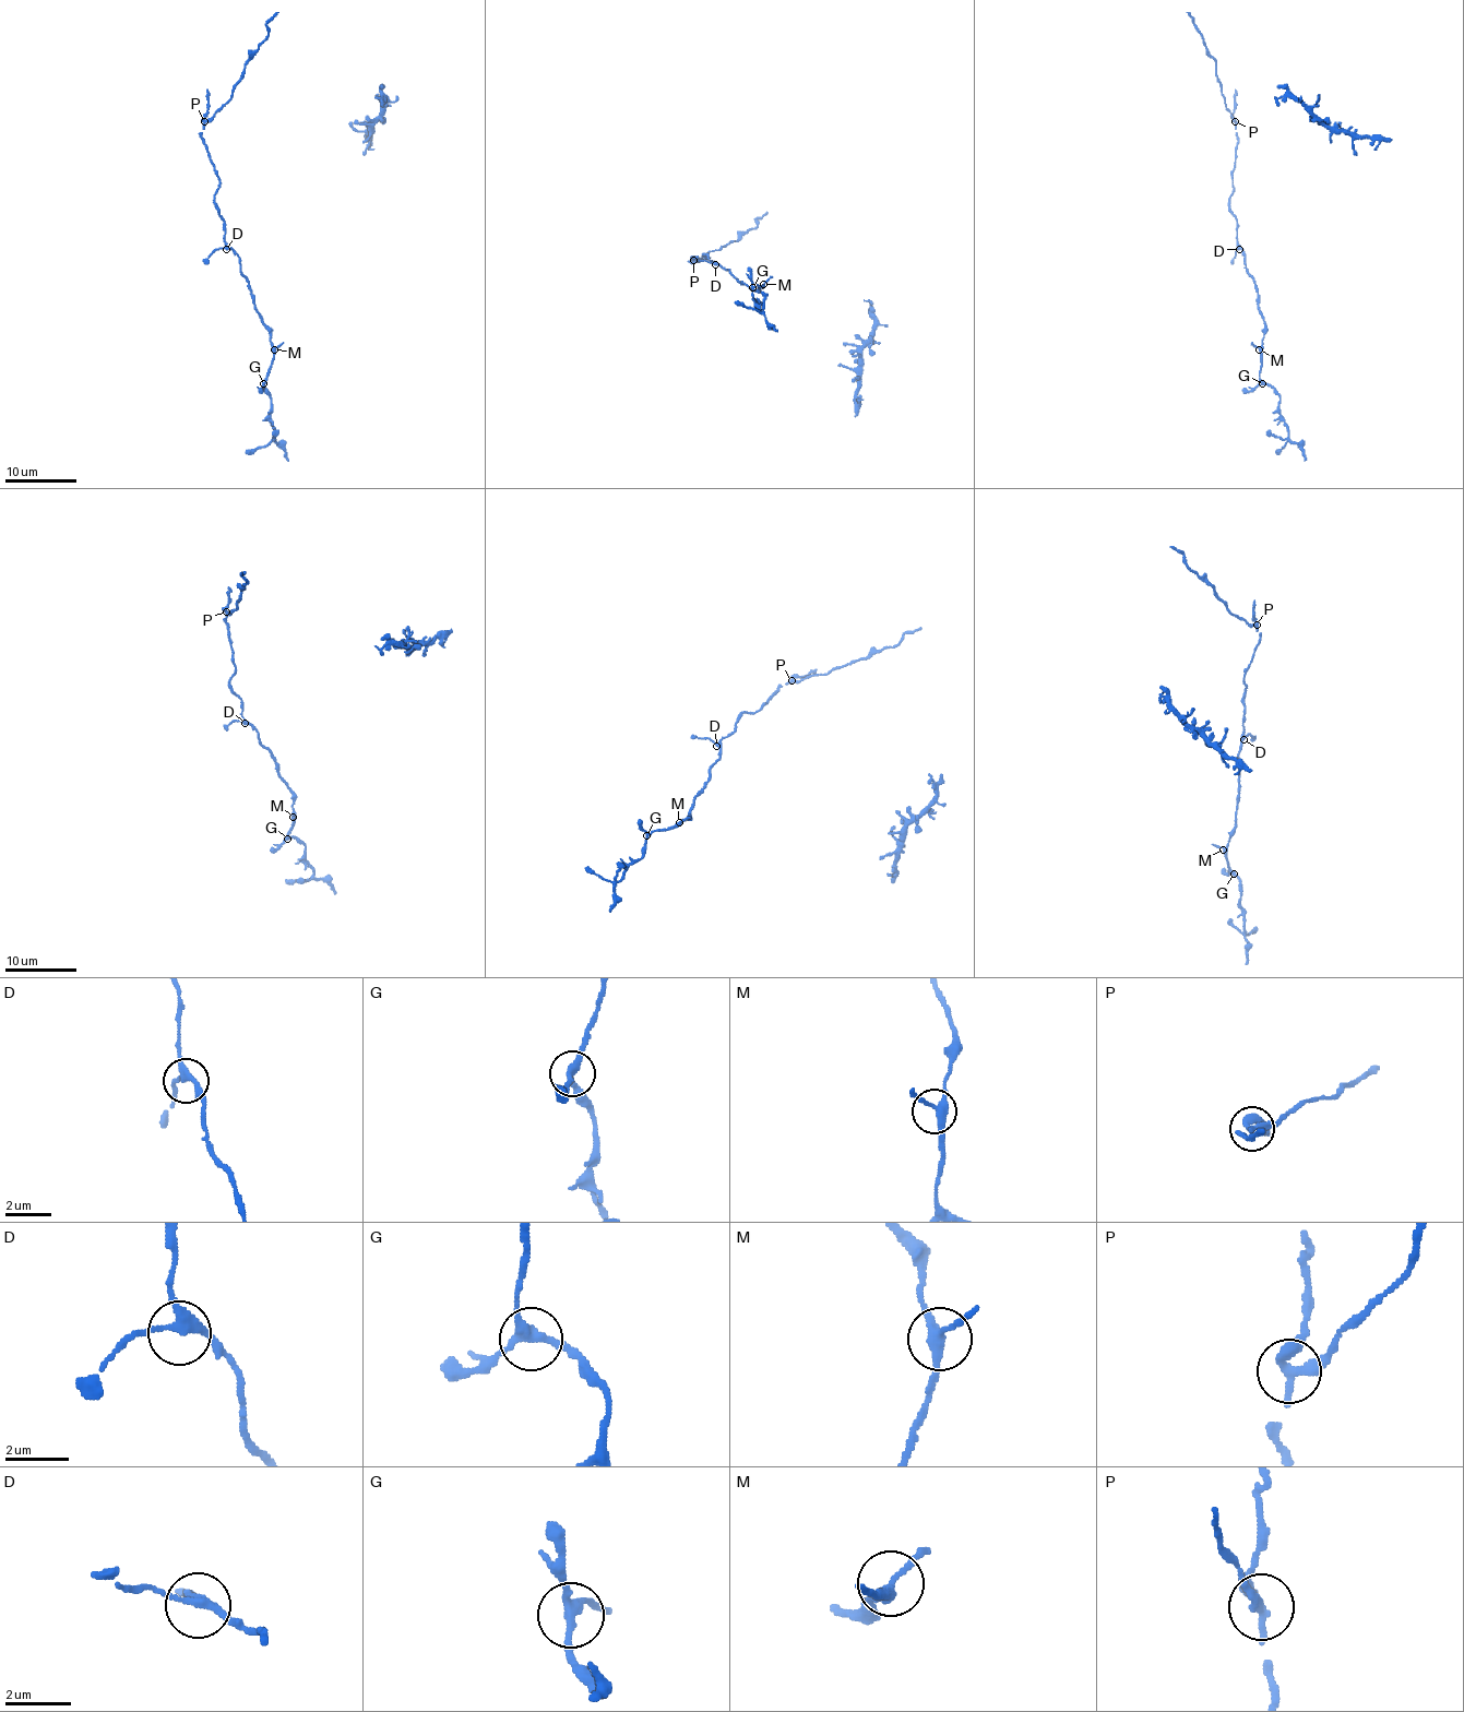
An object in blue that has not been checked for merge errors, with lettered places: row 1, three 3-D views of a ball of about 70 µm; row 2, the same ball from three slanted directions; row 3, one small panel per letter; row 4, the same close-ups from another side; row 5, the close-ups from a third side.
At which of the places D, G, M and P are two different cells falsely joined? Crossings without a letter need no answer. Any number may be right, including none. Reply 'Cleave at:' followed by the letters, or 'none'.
Cleave at: P

